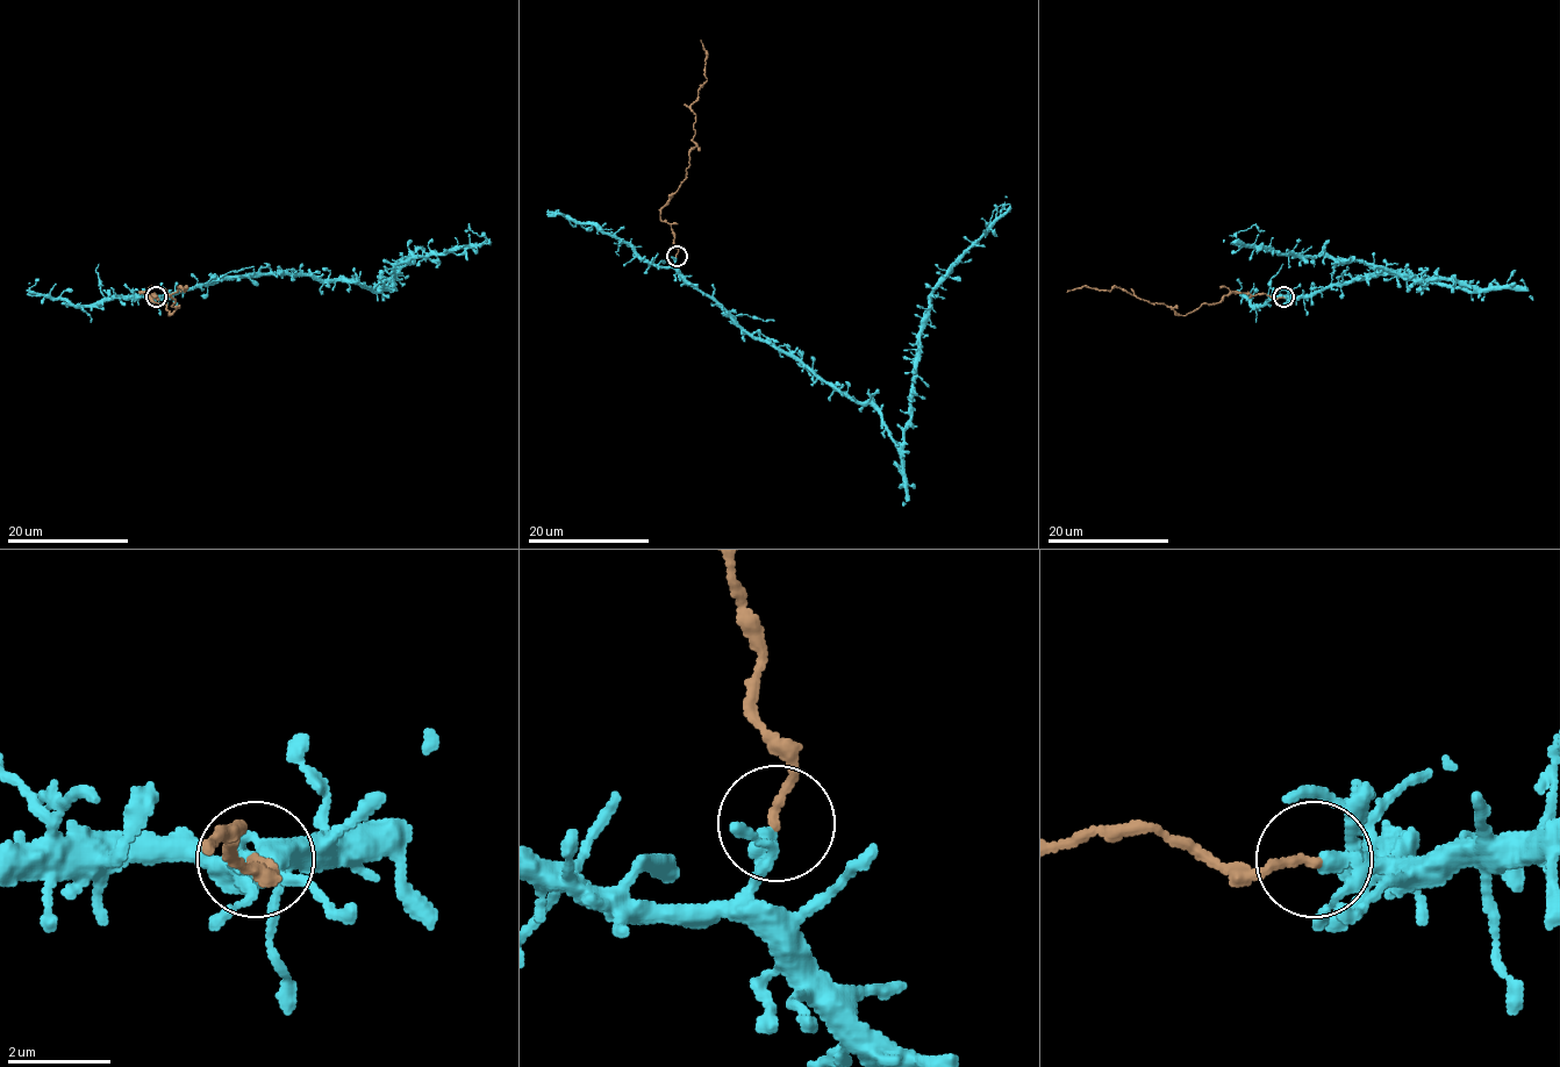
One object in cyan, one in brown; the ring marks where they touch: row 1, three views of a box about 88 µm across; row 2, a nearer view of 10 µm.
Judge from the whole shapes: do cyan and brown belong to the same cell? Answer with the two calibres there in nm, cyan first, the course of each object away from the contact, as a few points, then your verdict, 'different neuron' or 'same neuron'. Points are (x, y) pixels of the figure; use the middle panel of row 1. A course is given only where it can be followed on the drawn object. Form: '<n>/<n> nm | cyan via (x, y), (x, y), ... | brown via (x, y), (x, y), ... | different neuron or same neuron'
240/170 nm | cyan via (675, 257), (674, 269), (732, 320), (867, 401), (902, 443), (930, 291), (1007, 210), (1007, 195) | brown via (675, 256), (674, 231), (660, 219), (660, 207), (685, 177), (695, 142), (691, 106), (706, 81), (700, 40) | different neuron

